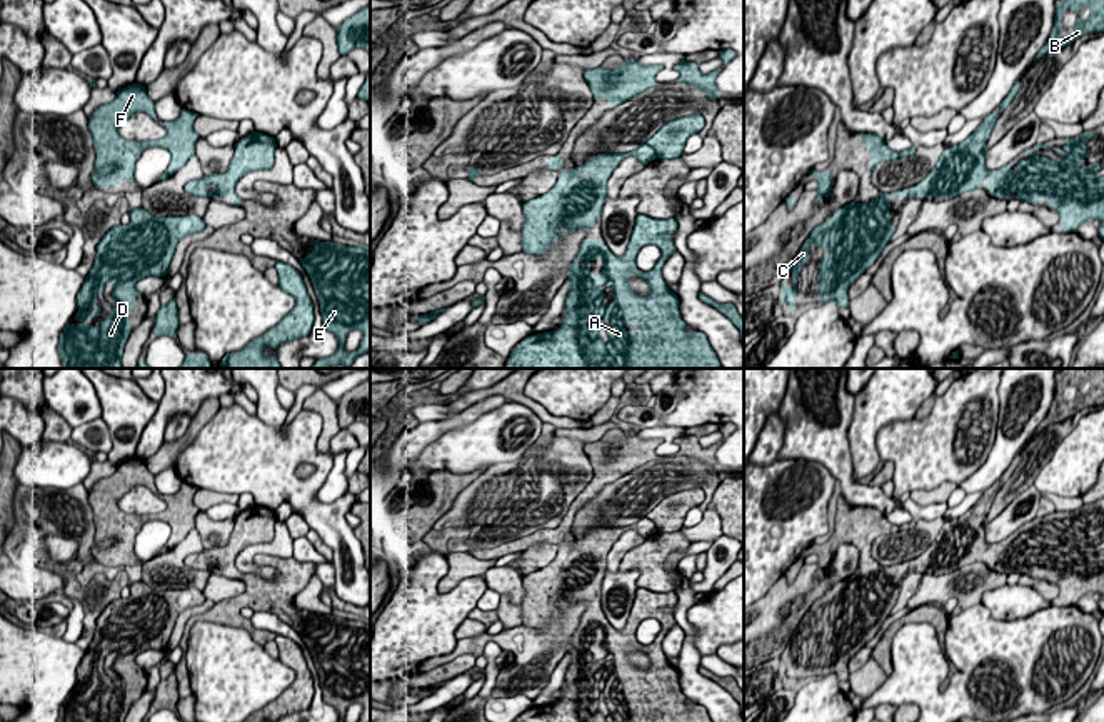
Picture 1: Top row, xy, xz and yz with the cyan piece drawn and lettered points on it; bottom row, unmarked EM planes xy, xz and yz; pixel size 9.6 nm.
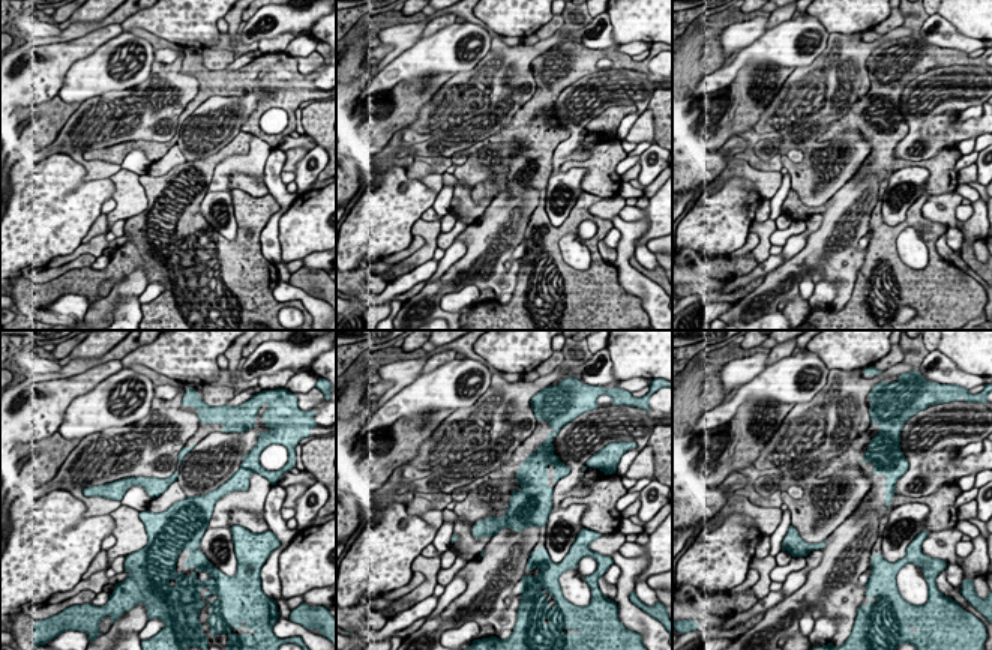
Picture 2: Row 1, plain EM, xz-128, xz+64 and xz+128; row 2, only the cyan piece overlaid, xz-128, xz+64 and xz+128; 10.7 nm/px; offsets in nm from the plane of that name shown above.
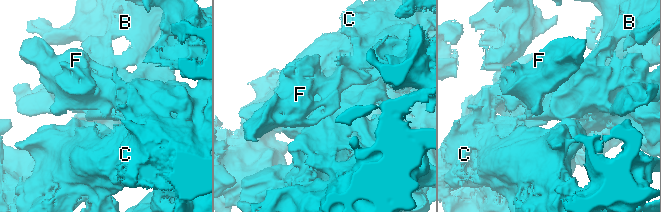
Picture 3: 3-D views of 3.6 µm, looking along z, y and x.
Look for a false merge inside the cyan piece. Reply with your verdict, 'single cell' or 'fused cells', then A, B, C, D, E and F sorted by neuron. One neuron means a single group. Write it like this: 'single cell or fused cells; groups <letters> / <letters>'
single cell; groups A B C D E F

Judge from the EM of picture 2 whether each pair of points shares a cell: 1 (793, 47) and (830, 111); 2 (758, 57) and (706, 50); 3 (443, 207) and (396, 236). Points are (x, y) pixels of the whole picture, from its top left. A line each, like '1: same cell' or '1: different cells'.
1: different cells
2: different cells
3: different cells

